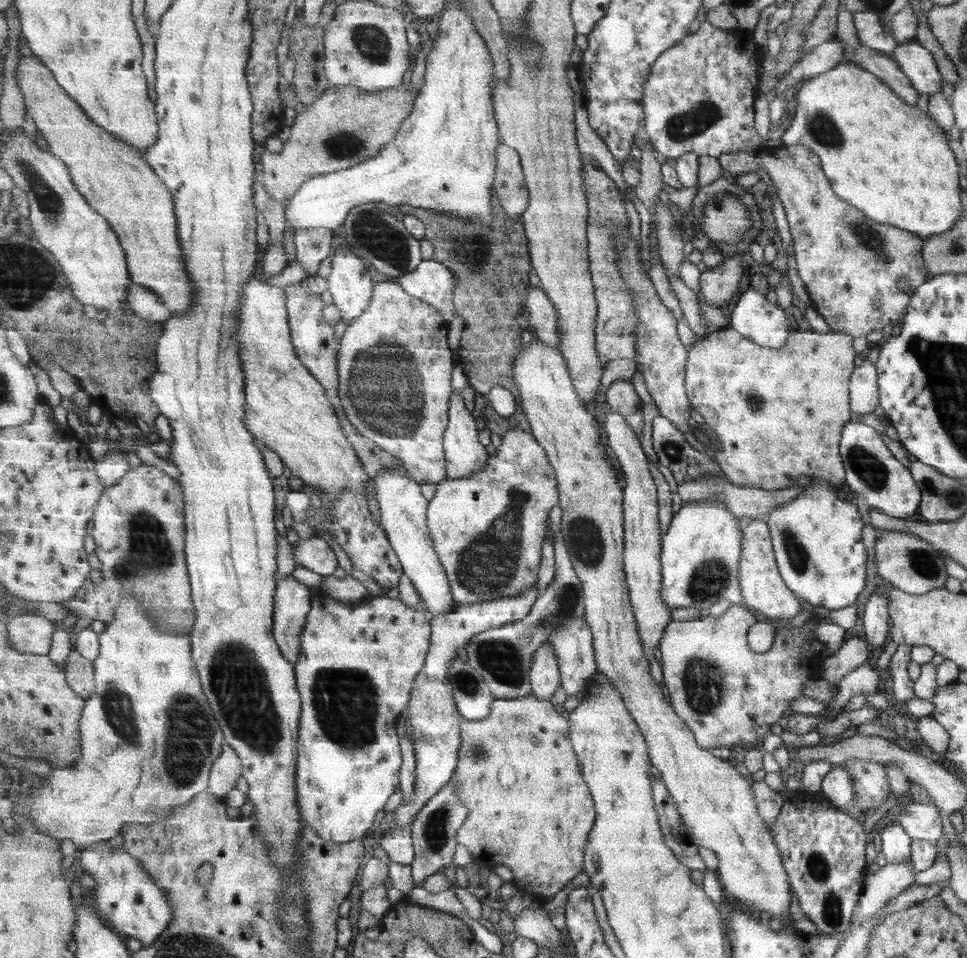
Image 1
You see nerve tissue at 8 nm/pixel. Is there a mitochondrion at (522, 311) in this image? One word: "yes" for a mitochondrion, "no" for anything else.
no

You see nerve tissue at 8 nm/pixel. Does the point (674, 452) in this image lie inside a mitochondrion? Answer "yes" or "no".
yes

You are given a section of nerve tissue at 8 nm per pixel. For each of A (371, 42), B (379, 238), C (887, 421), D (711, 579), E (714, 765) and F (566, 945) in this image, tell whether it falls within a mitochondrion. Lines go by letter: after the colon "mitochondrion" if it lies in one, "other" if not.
A: mitochondrion
B: mitochondrion
C: other
D: mitochondrion
E: other
F: other

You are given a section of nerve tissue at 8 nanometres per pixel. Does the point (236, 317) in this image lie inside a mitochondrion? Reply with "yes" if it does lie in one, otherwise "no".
no

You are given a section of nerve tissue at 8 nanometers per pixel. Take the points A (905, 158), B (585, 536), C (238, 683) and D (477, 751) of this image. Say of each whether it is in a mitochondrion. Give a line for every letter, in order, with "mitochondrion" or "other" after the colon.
A: other
B: mitochondrion
C: mitochondrion
D: mitochondrion

